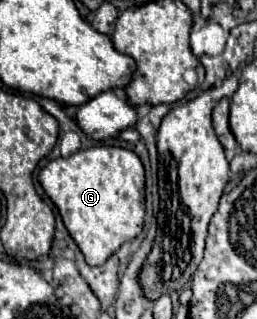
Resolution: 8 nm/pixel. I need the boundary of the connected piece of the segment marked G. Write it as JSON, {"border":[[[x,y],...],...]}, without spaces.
{"border":[[[92,146],[68,158],[48,162],[38,176],[48,198],[58,206],[64,226],[76,240],[90,266],[104,264],[124,242],[144,230],[144,166],[132,150],[118,146]]]}

